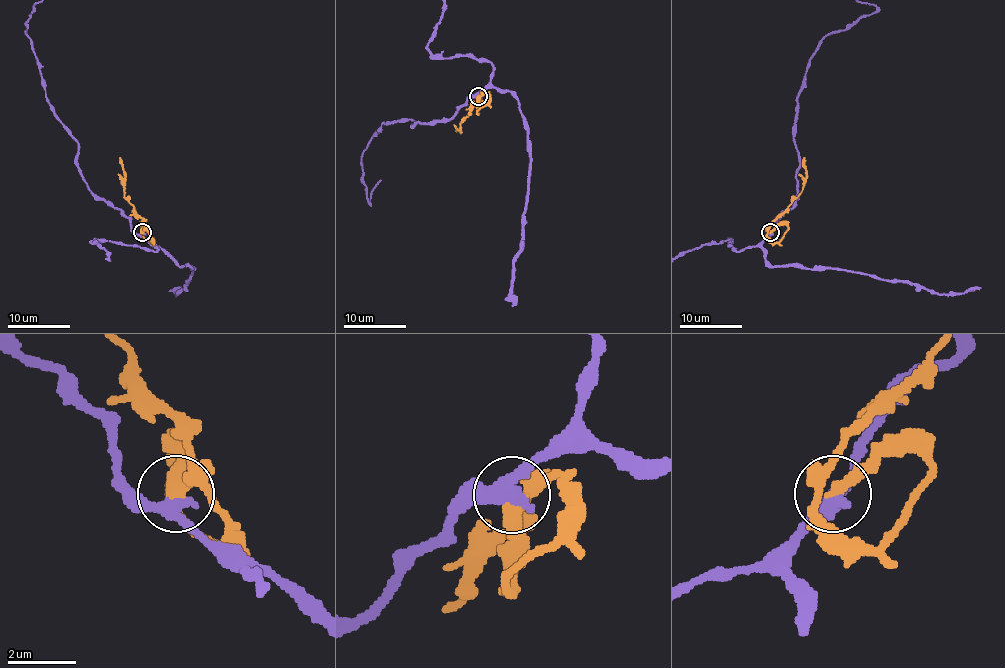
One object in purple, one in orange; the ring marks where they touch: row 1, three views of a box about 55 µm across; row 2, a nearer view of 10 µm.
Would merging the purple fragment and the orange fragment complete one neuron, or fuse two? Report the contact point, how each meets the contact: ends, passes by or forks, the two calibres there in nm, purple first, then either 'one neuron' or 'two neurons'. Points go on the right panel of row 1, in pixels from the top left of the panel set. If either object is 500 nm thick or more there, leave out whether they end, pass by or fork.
place (770, 232); purple passes by; orange passes by; calibres 400 and 320 nm; two neurons

